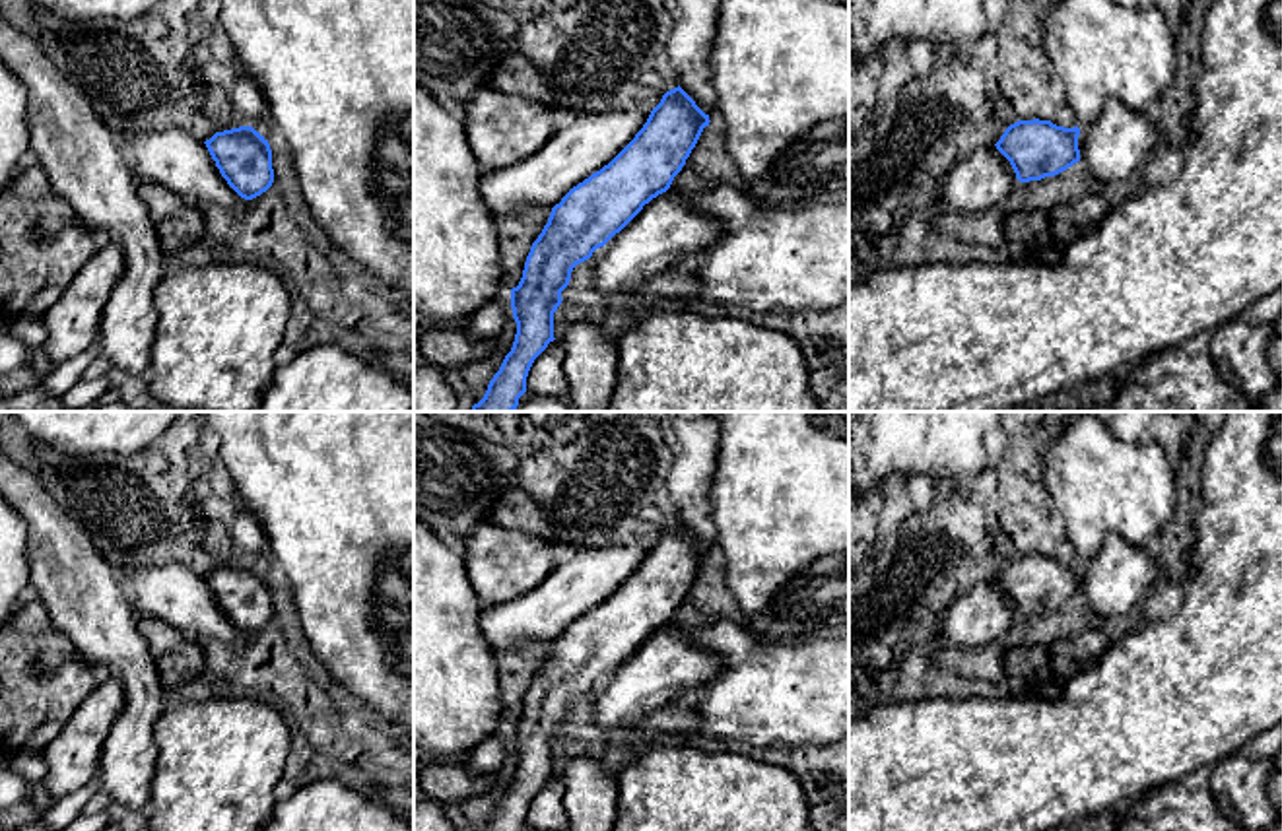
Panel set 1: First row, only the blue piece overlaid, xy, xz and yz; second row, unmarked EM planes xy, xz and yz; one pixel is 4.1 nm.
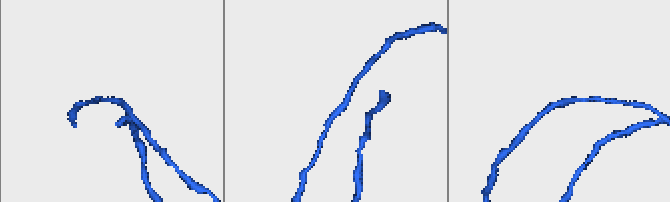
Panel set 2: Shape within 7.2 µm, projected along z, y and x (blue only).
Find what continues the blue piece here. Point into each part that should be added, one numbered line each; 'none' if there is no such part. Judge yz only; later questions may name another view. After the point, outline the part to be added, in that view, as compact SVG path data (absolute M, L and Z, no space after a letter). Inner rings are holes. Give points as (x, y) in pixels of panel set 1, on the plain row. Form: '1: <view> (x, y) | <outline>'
1: yz (983, 614) | M995 579L983 581L952 602L940 629L940 643L979 648L998 641L1018 617L1010 596Z

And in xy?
1: xy (175, 595) | M171 563L161 567L126 567L134 596L136 619L152 617L192 641L218 639L243 648L241 633L221 612L206 579L192 569Z

